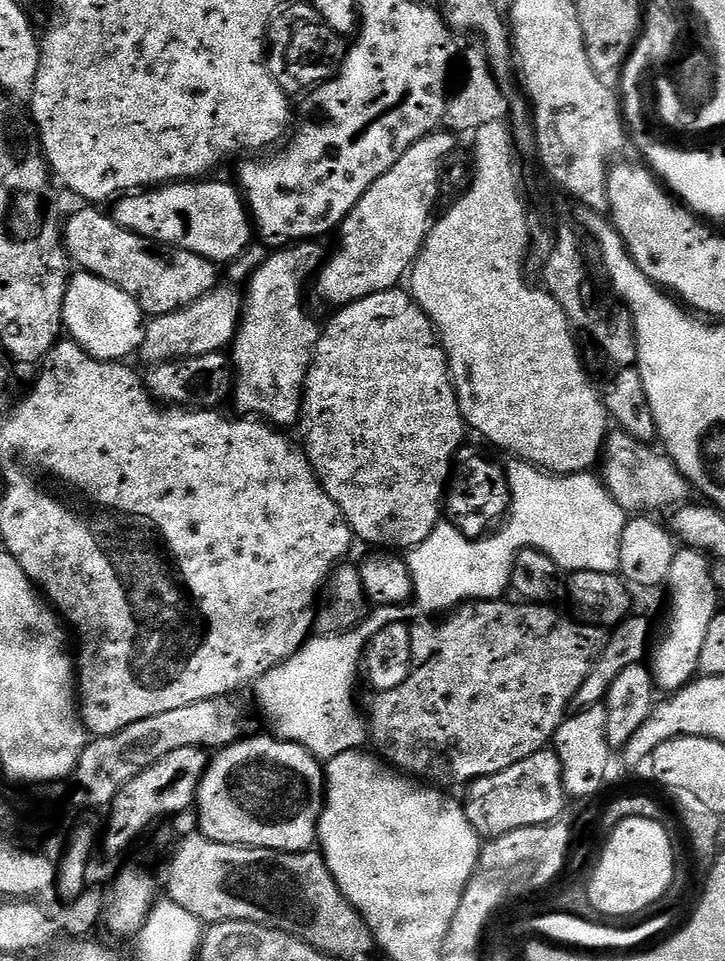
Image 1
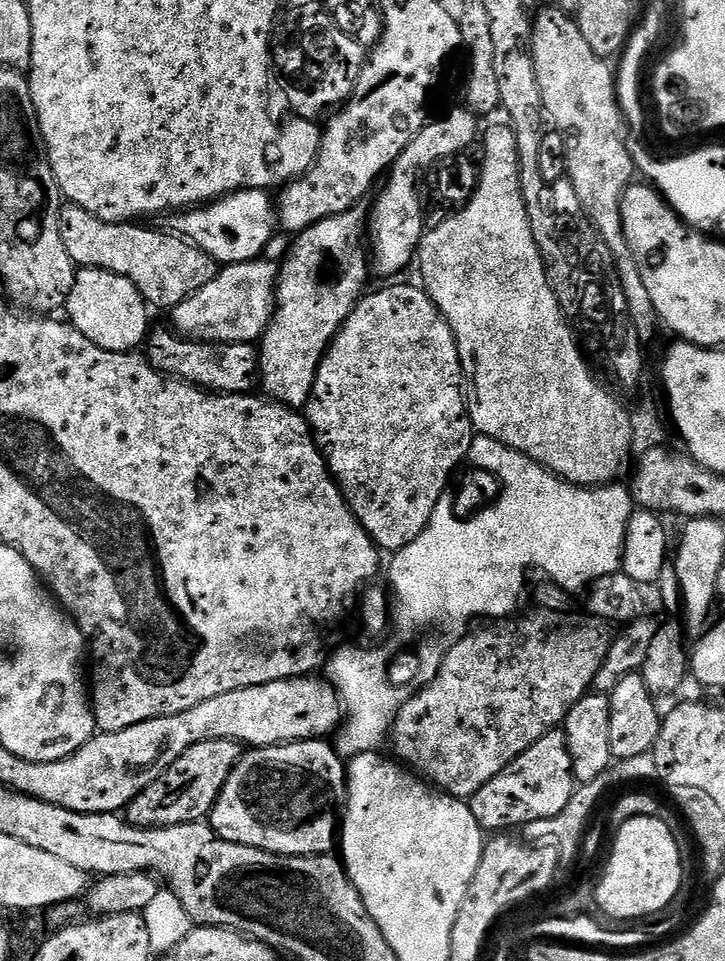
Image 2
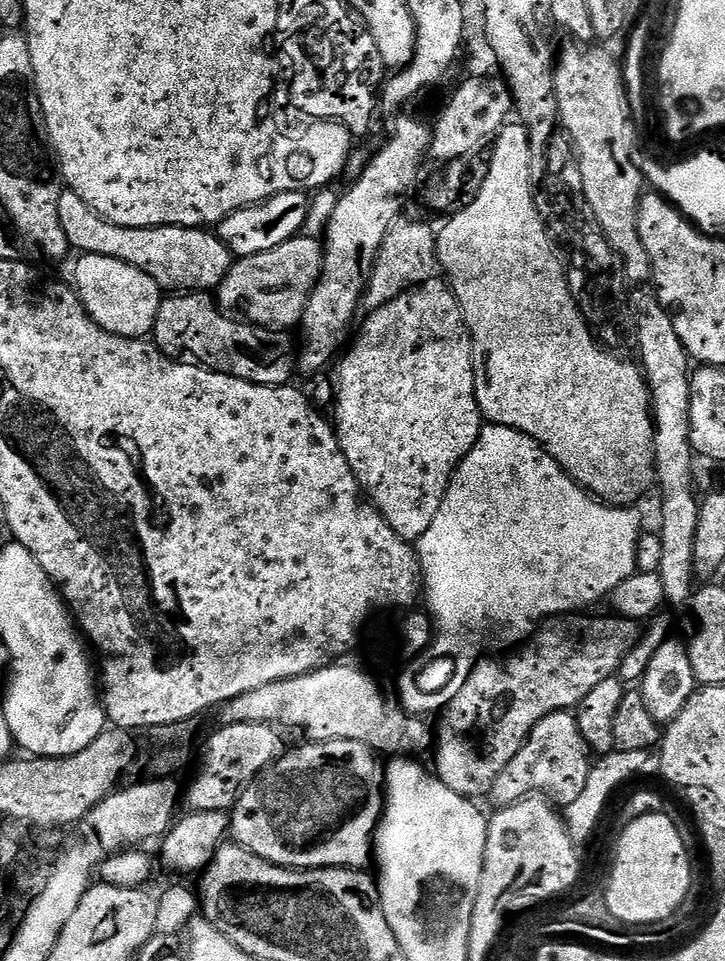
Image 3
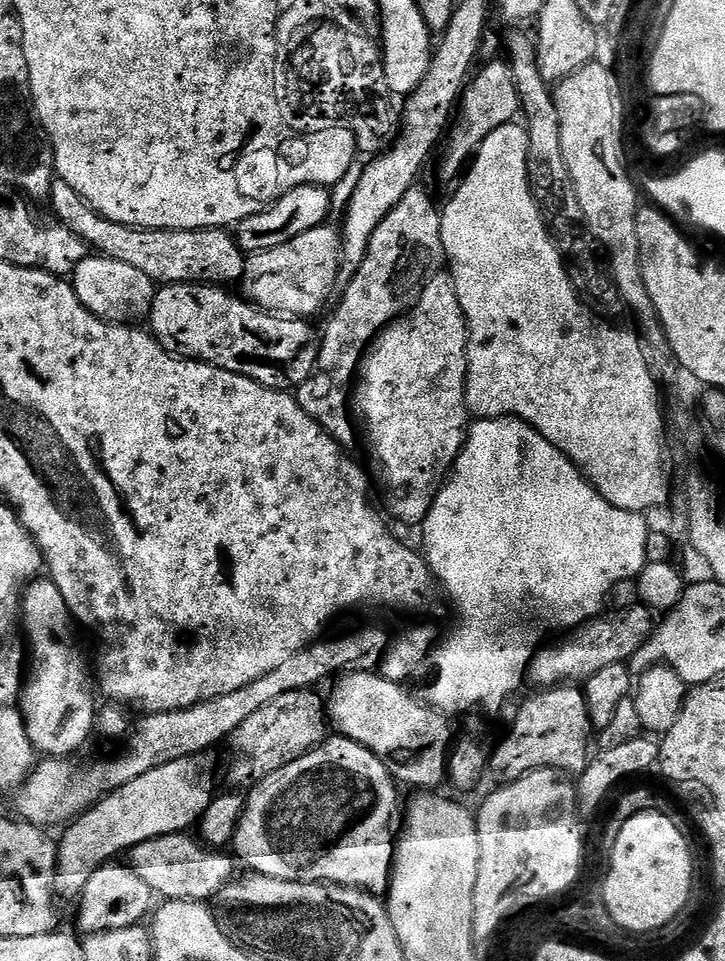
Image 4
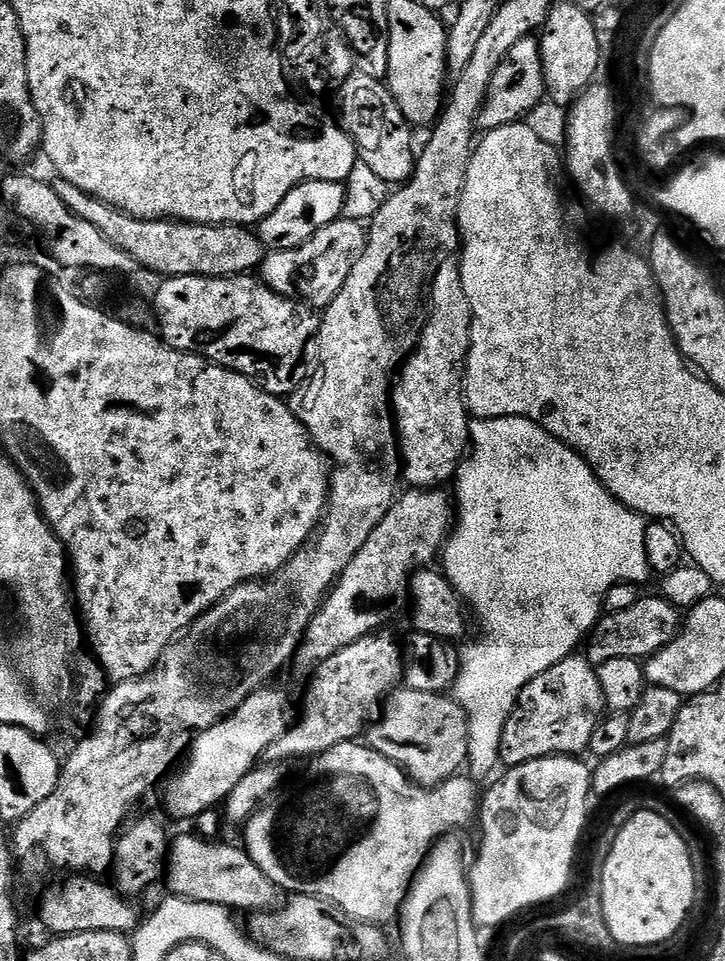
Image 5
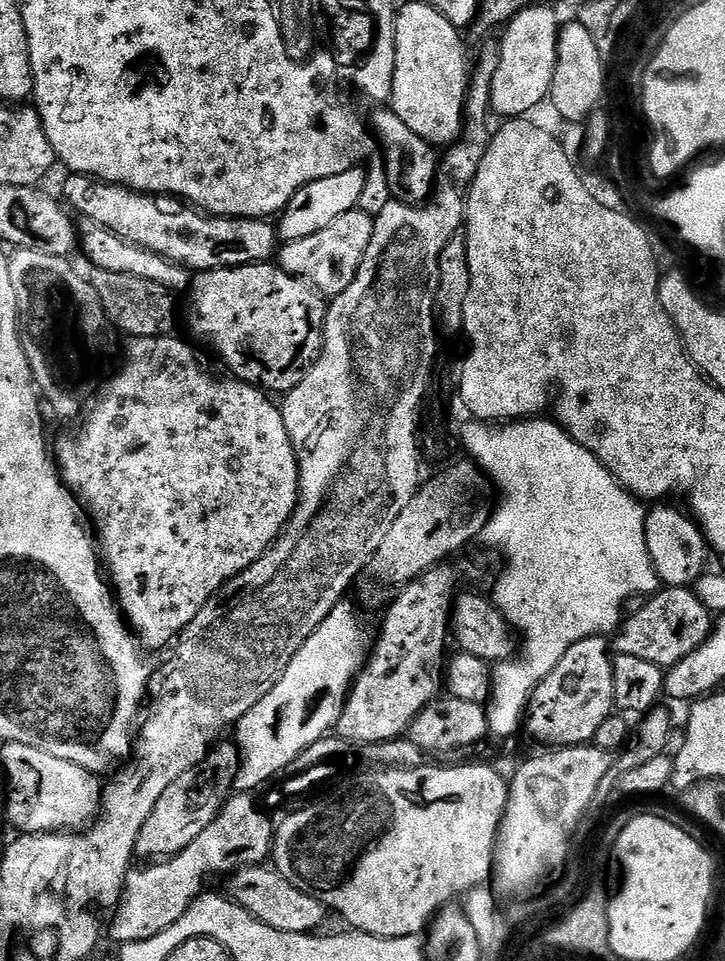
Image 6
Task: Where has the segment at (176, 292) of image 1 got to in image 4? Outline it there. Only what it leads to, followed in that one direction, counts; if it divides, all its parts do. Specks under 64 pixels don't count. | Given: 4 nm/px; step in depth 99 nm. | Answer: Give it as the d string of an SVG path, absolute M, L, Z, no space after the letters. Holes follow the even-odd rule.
M59 178L53 179L50 201L55 219L61 223L73 223L73 218L80 220L84 216L86 228L82 230L84 238L88 241L89 249L97 253L105 254L118 262L126 262L126 266L134 266L142 270L157 285L165 284L210 284L213 286L228 286L239 281L244 274L244 262L246 253L236 244L236 237L231 231L222 228L197 228L194 232L170 232L167 230L145 230L143 228L127 228L124 224L115 224L106 217L99 216L90 207L86 200L70 187L70 185Z

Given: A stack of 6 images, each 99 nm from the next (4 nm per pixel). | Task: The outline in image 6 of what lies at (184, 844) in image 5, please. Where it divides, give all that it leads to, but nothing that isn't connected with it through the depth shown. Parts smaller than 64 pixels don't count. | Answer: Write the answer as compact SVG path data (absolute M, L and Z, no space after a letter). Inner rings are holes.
M248 865L239 868L229 877L227 895L243 906L248 913L268 926L284 933L311 933L328 915L327 907L312 895L291 886L276 869L263 865Z

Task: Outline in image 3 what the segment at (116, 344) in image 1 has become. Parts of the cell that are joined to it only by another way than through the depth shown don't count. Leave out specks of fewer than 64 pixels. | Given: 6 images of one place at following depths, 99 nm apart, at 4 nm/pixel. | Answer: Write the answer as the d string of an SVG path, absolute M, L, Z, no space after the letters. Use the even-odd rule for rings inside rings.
M84 254L76 264L75 291L94 323L115 336L139 340L153 335L162 290L150 274L105 254Z

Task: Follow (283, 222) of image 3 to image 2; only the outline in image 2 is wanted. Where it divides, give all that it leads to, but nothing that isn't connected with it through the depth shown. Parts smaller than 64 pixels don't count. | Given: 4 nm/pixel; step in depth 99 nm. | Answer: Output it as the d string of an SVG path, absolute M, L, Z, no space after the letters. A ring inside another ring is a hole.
M250 188L233 192L203 206L181 210L171 217L171 231L212 257L217 265L237 264L265 255L264 247L278 232L278 208L267 191Z

